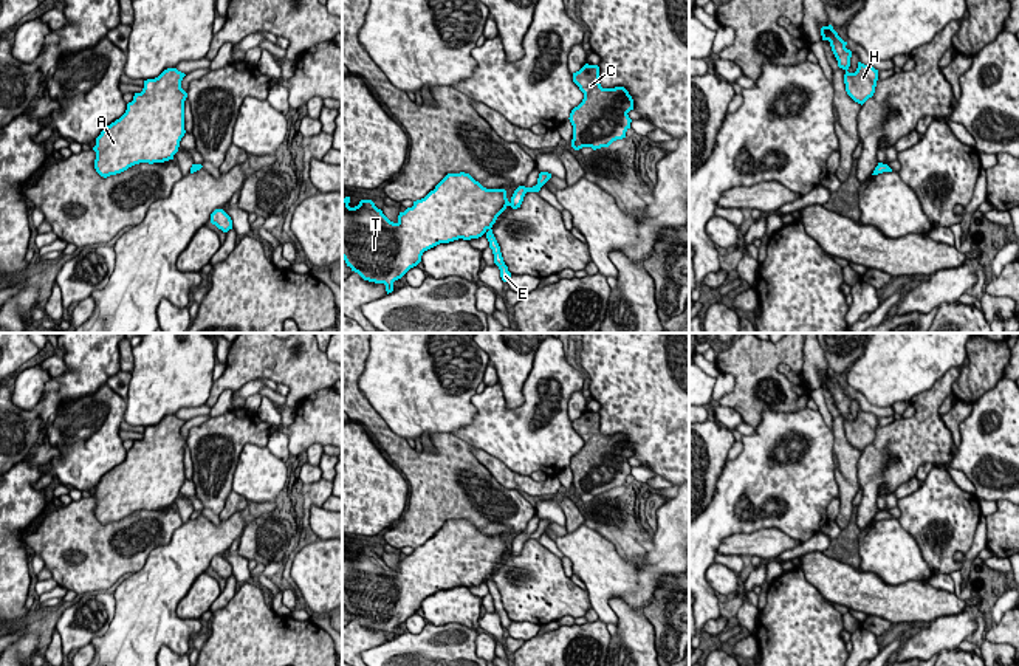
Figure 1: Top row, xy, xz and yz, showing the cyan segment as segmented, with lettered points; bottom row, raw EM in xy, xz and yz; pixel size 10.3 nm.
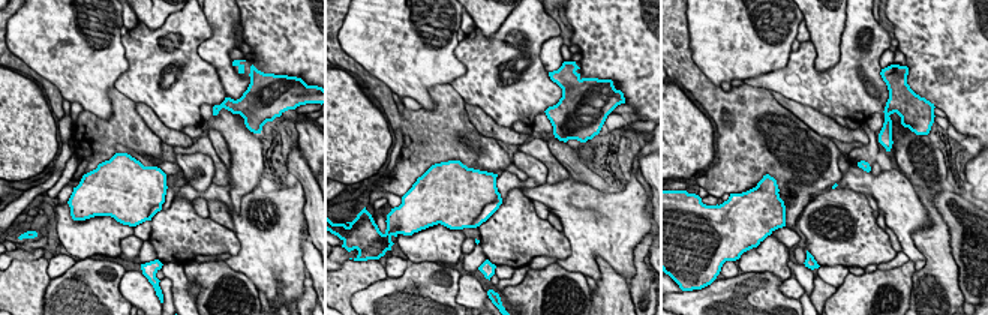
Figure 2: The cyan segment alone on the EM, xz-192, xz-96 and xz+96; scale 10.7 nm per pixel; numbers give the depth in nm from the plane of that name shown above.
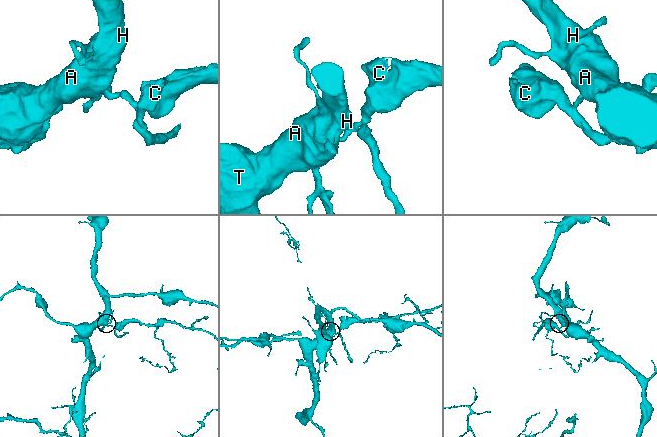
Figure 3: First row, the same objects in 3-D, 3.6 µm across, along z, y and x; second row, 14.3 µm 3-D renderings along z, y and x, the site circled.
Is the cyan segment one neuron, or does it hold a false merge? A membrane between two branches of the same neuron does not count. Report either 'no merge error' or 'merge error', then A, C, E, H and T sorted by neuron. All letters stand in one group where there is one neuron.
merge error; groups A E H T / C

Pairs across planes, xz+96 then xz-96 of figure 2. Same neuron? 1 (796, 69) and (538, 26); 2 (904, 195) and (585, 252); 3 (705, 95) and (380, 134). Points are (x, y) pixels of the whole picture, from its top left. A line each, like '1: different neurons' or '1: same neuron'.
1: same neuron
2: same neuron
3: different neurons

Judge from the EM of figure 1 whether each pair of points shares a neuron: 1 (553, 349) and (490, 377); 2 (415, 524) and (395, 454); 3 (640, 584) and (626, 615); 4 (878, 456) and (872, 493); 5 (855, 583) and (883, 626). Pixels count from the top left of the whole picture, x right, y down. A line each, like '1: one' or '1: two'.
1: two
2: one
3: two
4: one
5: two

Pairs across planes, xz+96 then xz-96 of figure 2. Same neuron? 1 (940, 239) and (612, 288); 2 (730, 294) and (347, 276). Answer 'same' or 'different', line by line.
1: same
2: different

